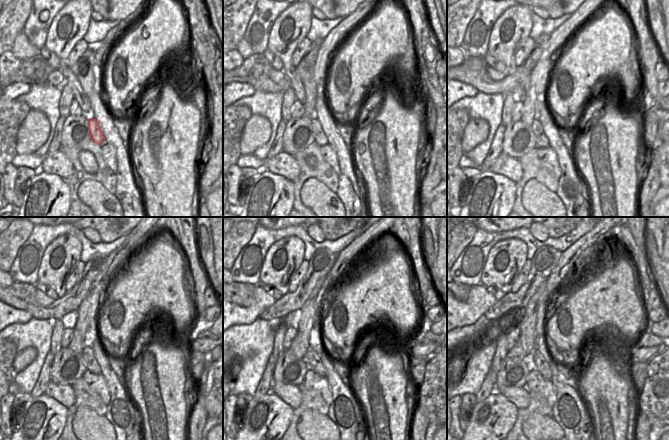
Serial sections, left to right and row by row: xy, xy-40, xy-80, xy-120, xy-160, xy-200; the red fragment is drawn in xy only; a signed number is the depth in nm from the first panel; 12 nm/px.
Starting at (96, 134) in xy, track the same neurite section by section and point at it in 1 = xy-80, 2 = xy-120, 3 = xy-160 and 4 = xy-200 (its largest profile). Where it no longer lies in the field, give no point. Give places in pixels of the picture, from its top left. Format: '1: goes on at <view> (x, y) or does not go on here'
1: goes on at xy-80 (542, 141)
2: goes on at xy-120 (90, 361)
3: goes on at xy-160 (311, 357)
4: goes on at xy-200 (542, 366)

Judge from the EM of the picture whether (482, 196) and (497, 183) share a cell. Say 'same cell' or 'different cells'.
same cell

